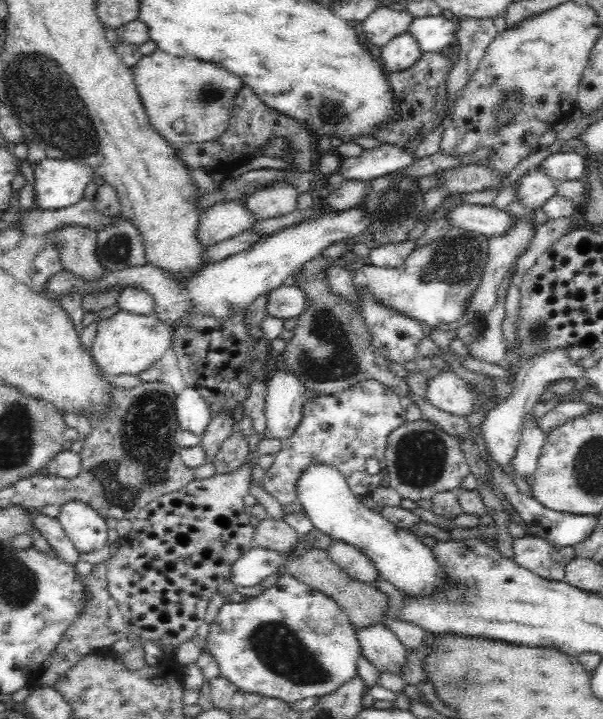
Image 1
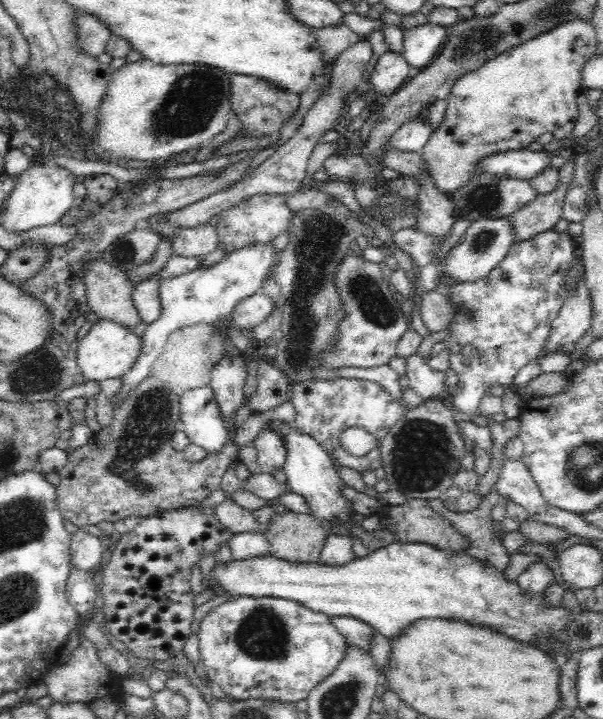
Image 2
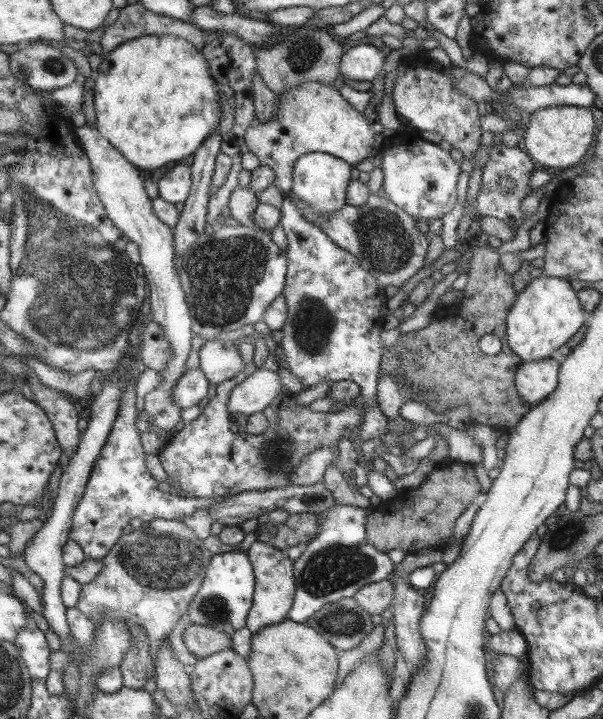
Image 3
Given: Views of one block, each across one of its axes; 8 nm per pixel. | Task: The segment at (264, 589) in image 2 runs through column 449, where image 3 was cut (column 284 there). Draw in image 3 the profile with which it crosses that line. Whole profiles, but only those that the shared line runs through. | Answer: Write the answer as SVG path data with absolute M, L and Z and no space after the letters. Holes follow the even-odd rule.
M255 540L245 551L250 561L254 575L253 602L247 613L245 628L256 633L266 626L277 624L287 619L291 608L295 583L293 581L293 566L286 552L270 544Z

